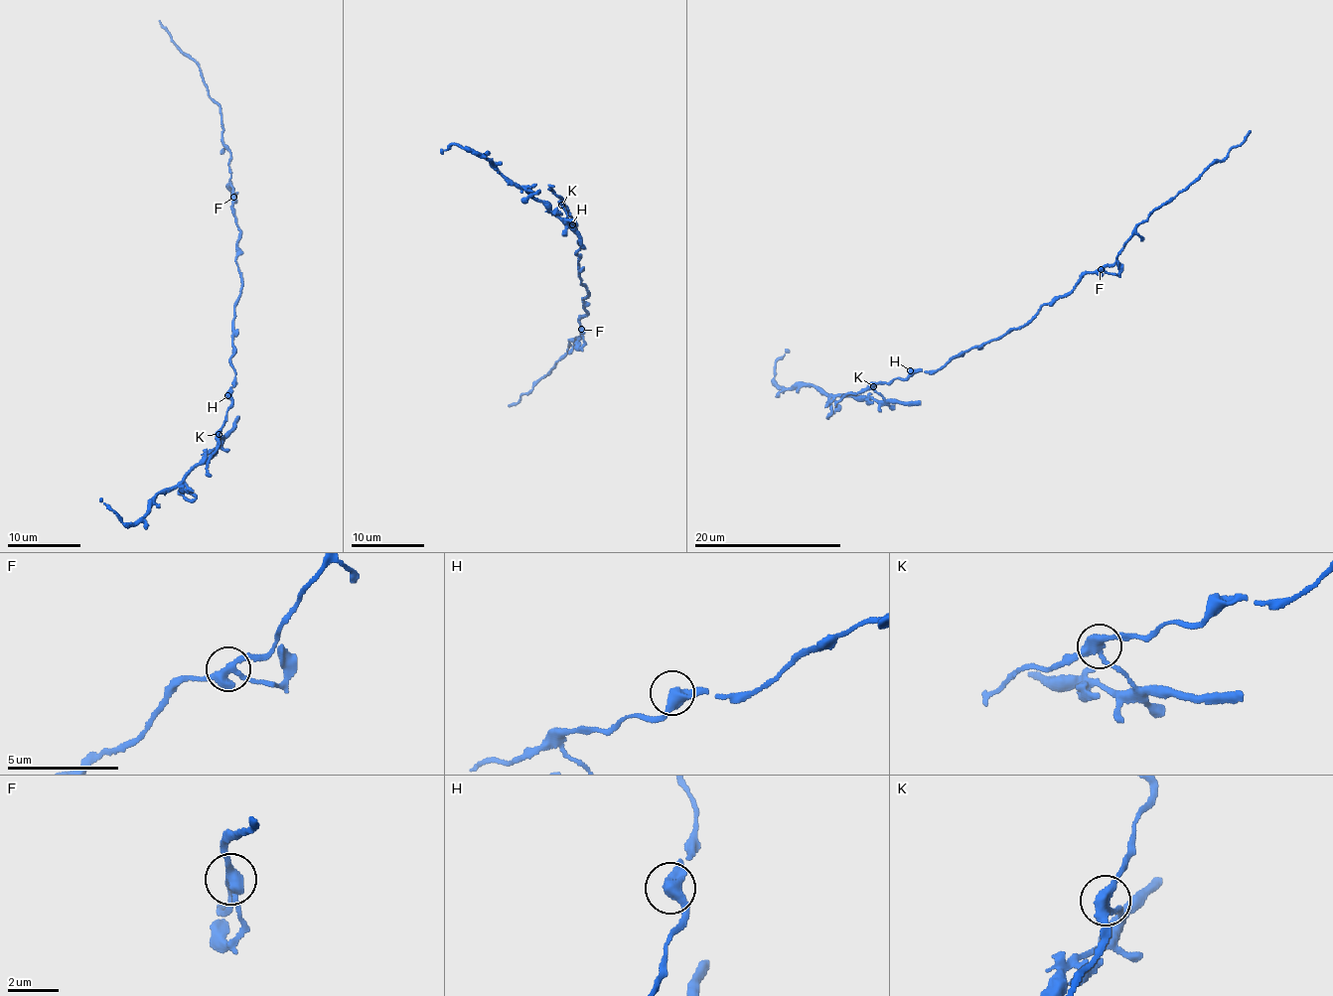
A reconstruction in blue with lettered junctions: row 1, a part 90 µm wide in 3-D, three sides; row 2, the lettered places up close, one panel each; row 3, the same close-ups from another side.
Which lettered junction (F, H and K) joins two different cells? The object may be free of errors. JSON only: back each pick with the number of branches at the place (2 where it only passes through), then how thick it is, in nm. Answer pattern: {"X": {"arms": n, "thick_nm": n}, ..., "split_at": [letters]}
{"K": {"arms": 3, "thick_nm": 340}, "split_at": ["K"]}

